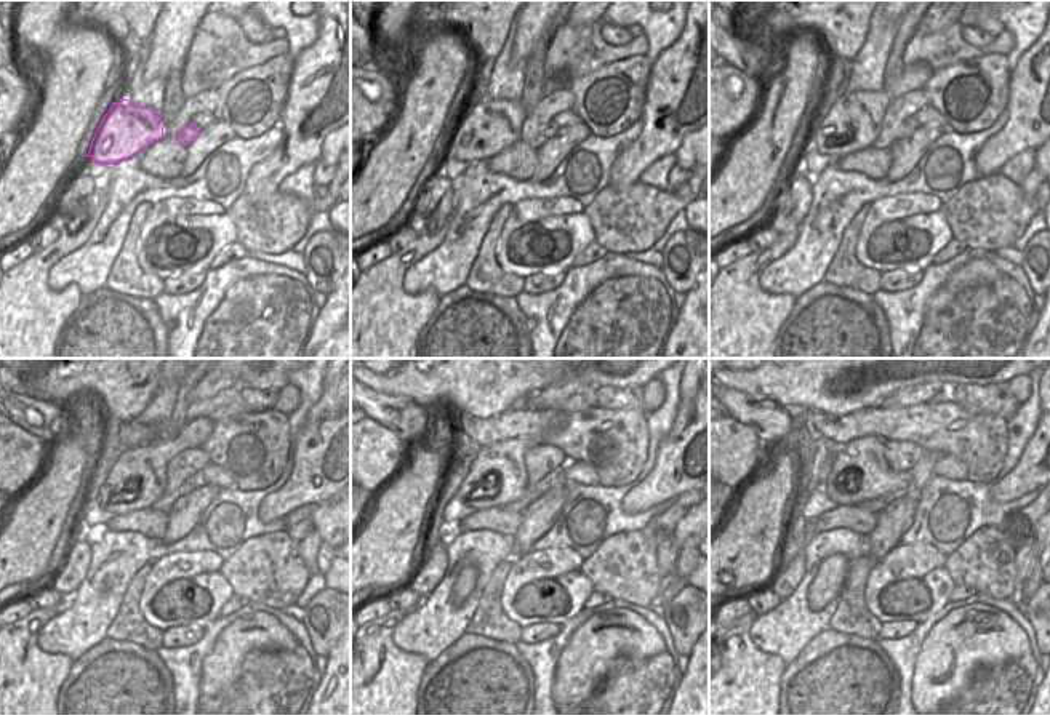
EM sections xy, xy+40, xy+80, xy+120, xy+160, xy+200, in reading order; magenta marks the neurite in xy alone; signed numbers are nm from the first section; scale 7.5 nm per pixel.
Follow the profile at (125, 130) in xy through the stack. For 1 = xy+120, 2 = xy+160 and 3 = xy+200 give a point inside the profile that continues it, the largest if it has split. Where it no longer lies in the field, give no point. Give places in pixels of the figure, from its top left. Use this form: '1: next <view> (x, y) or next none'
1: next xy+120 (136, 480)
2: next xy+160 (501, 466)
3: next xy+200 (861, 463)

